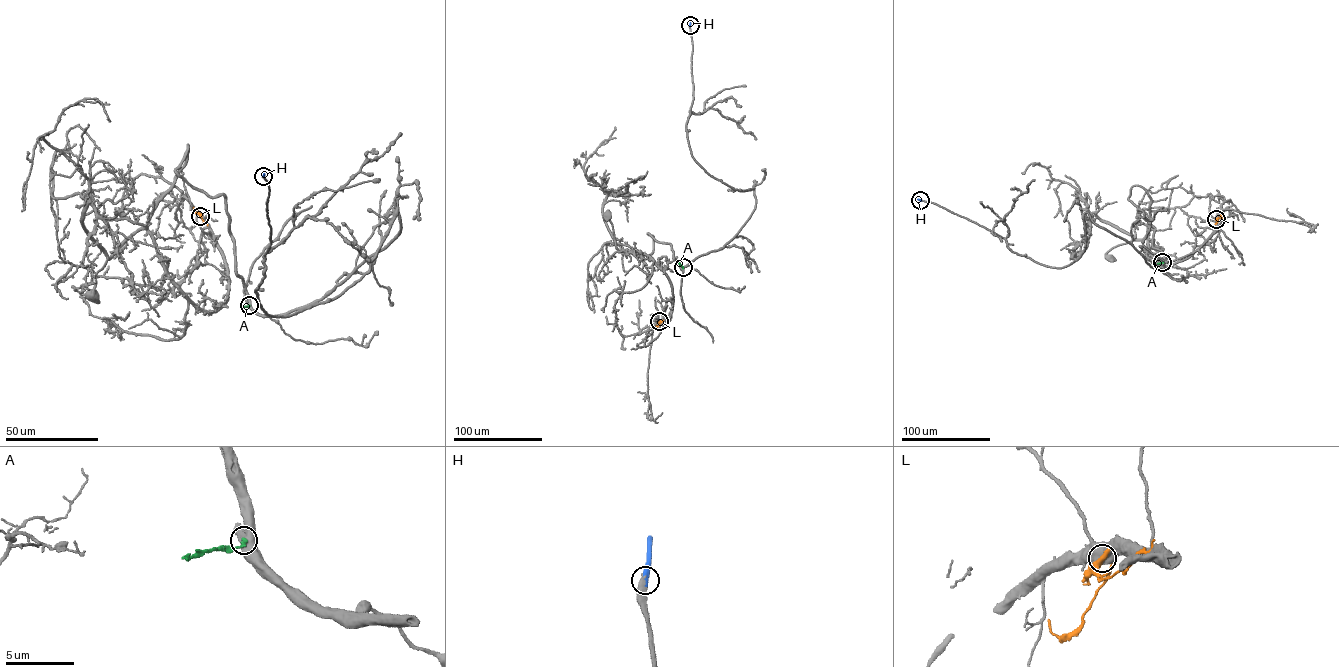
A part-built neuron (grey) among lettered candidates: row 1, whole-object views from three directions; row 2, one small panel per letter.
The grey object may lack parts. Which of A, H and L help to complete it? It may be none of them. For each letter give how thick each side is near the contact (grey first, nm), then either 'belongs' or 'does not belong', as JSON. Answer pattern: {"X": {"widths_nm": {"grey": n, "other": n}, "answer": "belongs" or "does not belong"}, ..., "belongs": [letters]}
{"A": {"widths_nm": {"grey": 800, "other": 240}, "answer": "does not belong"}, "H": {"widths_nm": {"grey": 480, "other": 500}, "answer": "belongs"}, "L": {"widths_nm": {"grey": 850, "other": 550}, "answer": "does not belong"}, "belongs": ["H"]}

